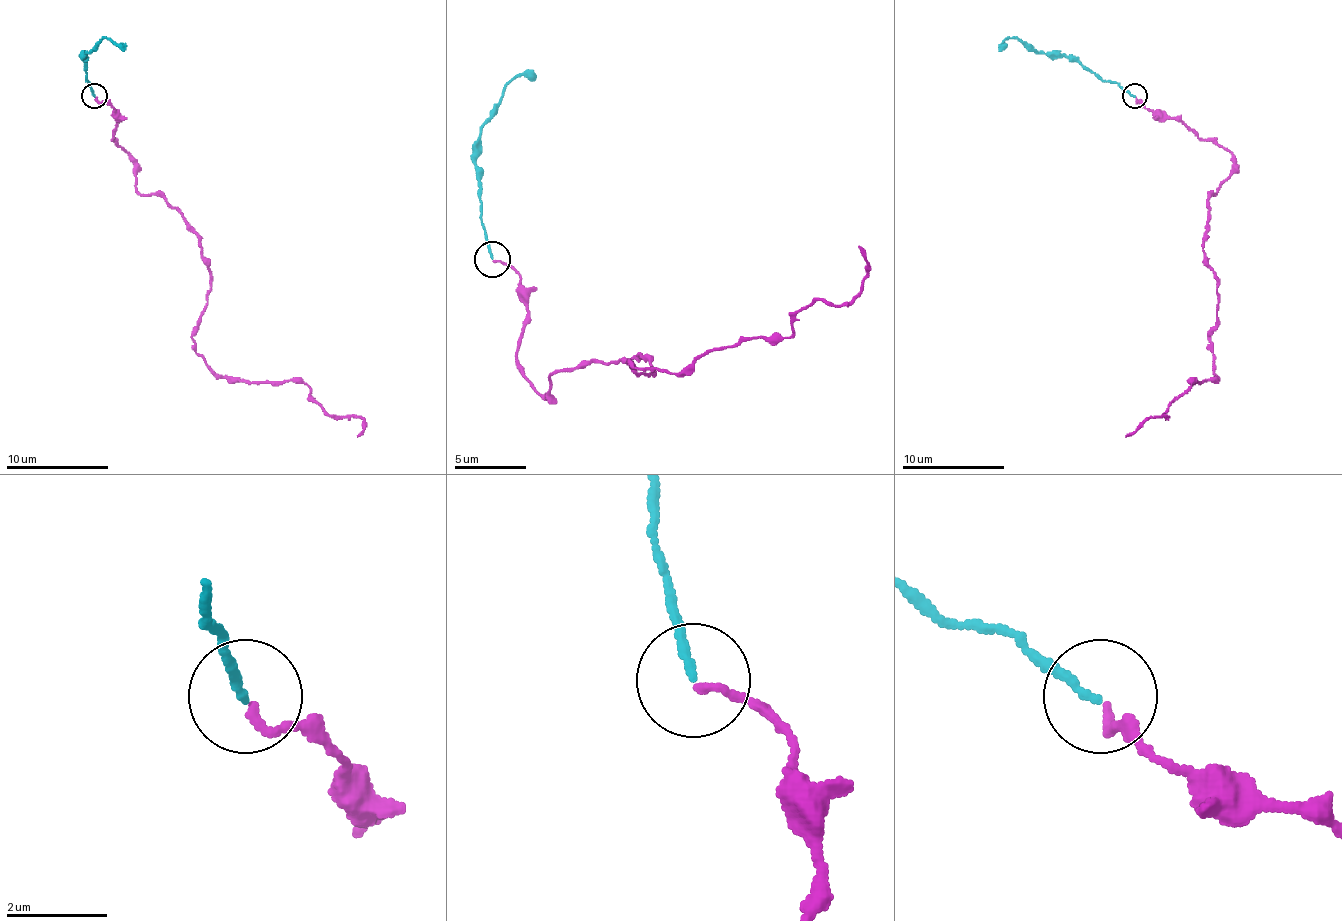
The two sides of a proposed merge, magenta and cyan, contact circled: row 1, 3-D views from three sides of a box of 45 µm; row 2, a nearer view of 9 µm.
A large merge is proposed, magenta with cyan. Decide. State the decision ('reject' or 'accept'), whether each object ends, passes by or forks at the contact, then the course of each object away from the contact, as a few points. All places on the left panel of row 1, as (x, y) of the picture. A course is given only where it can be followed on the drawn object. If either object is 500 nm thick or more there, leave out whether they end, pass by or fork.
accept | magenta ends | cyan ends | magenta via (95, 97), (141, 195), (198, 236), (195, 351), (223, 377), (300, 379), (362, 418), (356, 436) | cyan via (95, 95), (82, 56), (103, 38), (126, 49)

